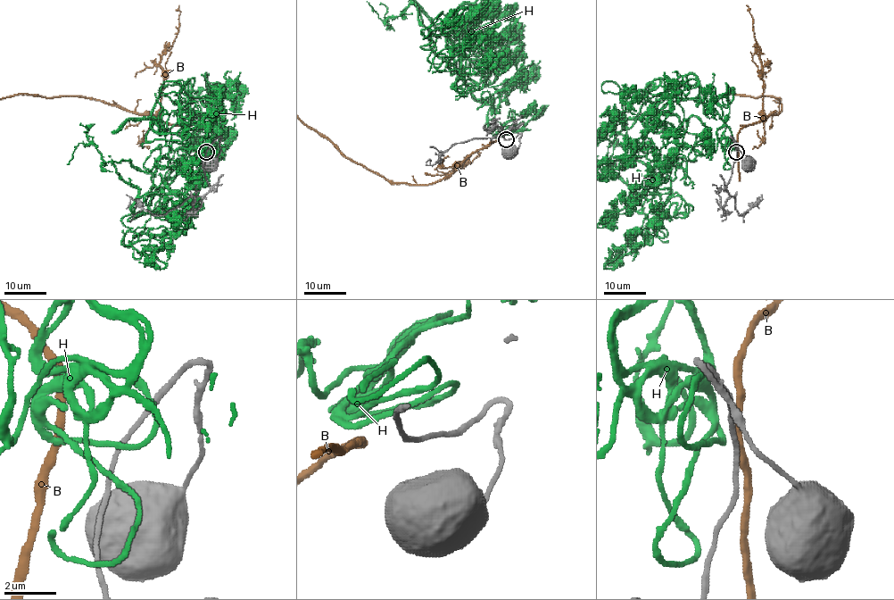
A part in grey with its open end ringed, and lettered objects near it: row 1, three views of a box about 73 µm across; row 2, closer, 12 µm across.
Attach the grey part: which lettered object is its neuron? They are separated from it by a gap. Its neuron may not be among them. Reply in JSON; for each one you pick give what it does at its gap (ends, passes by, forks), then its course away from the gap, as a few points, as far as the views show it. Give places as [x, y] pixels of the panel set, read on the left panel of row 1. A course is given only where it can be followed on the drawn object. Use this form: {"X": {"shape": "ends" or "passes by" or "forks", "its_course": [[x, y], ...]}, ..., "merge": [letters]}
{"B": {"shape": "passes by"}, "merge": ["B"]}

